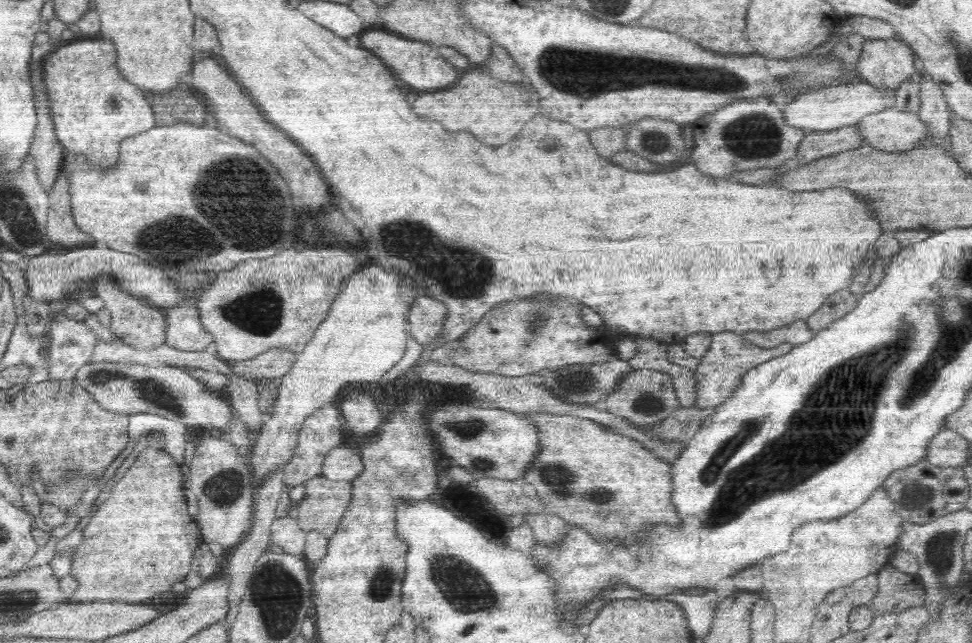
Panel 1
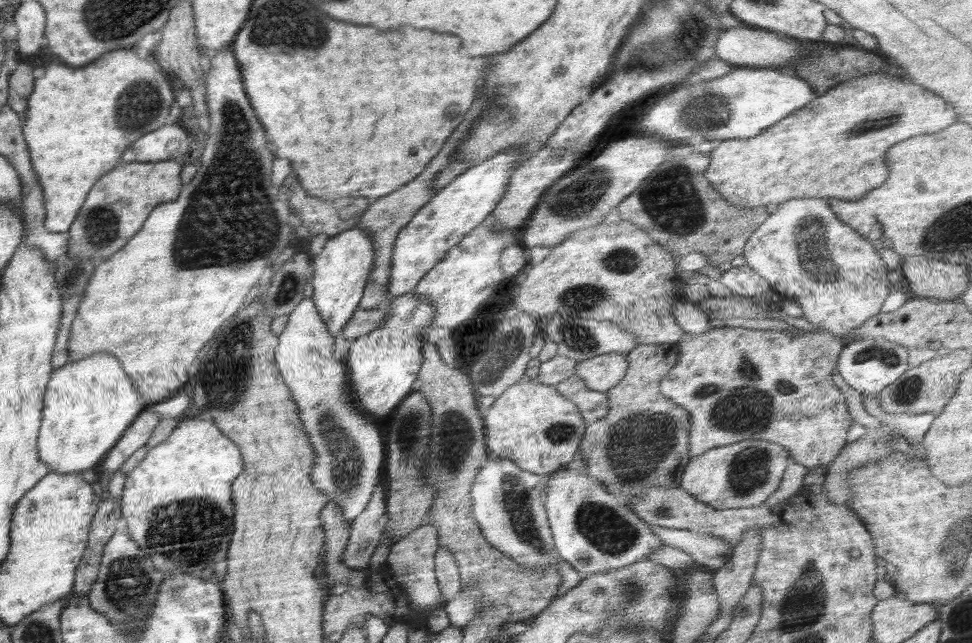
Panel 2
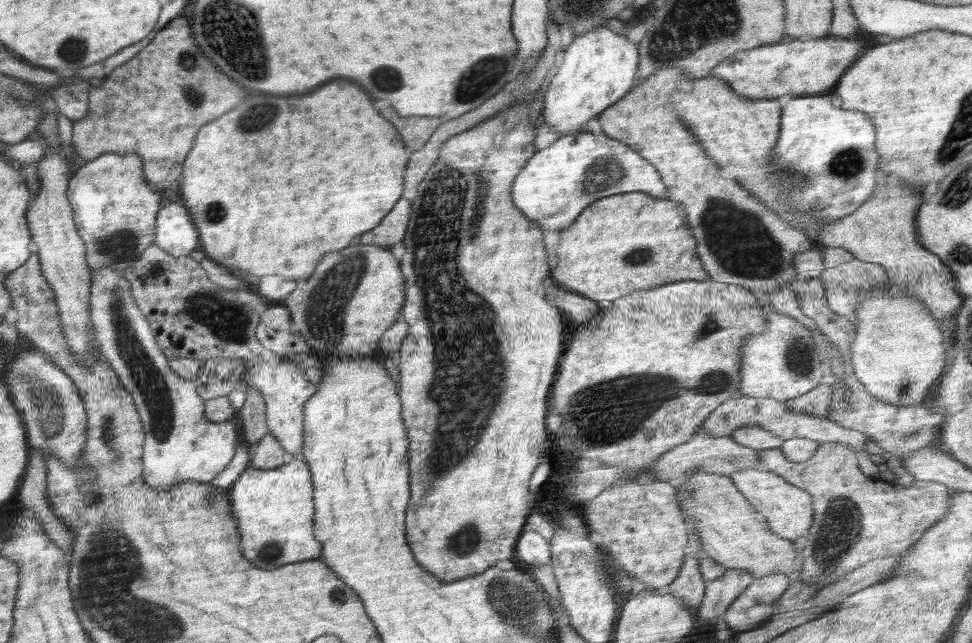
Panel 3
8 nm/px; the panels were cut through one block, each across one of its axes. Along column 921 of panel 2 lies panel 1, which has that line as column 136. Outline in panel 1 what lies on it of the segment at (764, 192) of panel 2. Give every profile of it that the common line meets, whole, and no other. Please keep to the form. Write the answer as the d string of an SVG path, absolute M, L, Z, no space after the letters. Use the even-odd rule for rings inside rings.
M92 38L82 40L74 44L60 44L42 59L43 84L50 102L50 118L56 126L58 141L68 148L66 152L76 152L76 155L83 155L86 160L104 168L110 168L120 158L120 142L128 136L146 132L156 126L154 112L144 98L144 92L122 78L120 70L116 68L118 53L116 45L104 38Z

